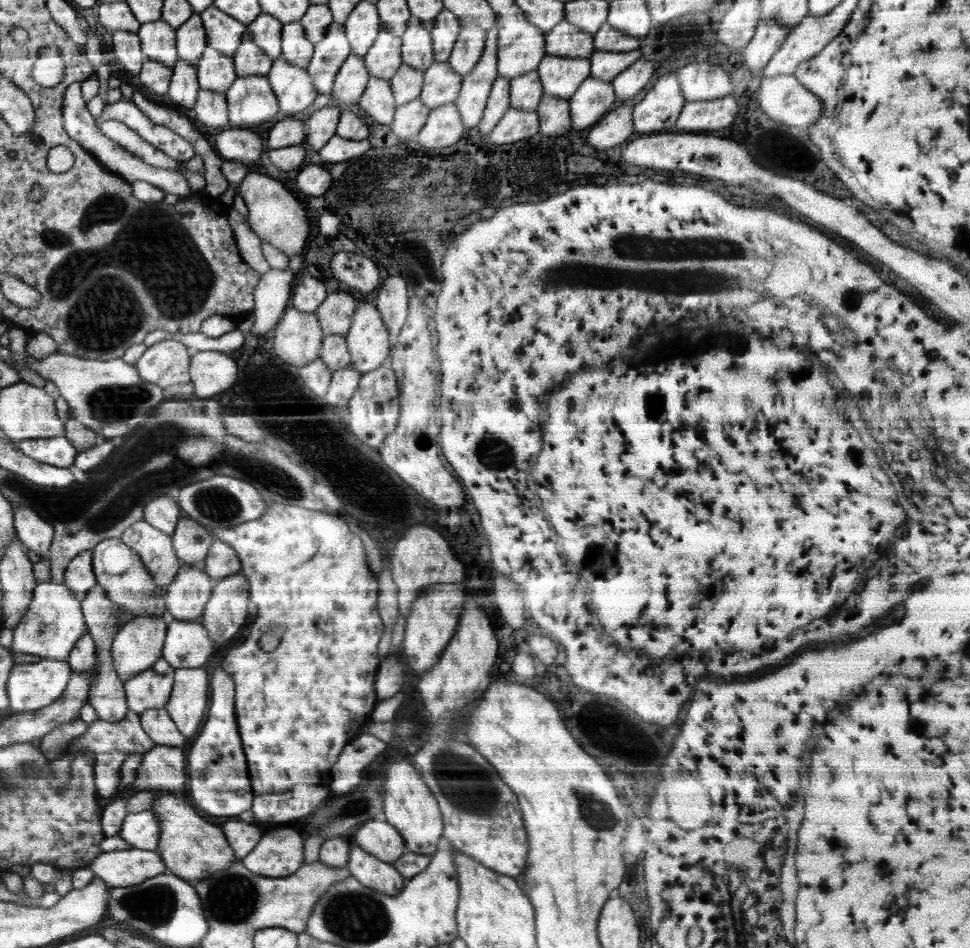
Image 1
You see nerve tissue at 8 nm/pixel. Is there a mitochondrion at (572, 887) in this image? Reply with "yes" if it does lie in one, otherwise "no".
no

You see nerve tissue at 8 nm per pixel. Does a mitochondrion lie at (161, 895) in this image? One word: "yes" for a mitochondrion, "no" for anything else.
yes

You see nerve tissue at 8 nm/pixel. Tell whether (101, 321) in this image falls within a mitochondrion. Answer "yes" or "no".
yes

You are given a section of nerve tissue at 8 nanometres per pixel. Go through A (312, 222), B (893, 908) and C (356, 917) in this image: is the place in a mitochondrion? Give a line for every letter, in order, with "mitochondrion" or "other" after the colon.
A: other
B: other
C: mitochondrion

